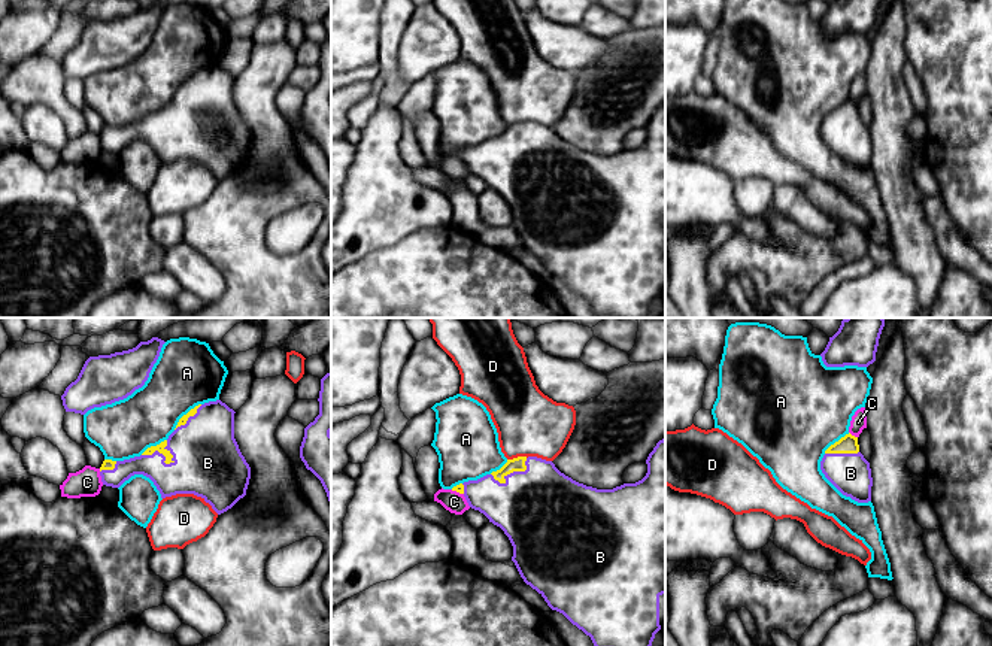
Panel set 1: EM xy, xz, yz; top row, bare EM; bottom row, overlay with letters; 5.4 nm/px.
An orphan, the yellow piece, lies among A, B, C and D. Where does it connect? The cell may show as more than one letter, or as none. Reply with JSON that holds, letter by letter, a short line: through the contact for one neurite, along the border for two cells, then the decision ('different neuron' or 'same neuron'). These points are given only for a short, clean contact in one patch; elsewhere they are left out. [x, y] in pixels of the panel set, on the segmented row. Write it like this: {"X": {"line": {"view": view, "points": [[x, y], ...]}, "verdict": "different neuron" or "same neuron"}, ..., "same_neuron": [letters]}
{"A": {"verdict": "different neuron"}, "B": {"verdict": "same neuron"}, "C": {"verdict": "different neuron"}, "D": {"line": {"view": "xz", "points": [[527, 457], [507, 460]]}, "verdict": "different neuron"}, "same_neuron": ["B"]}

